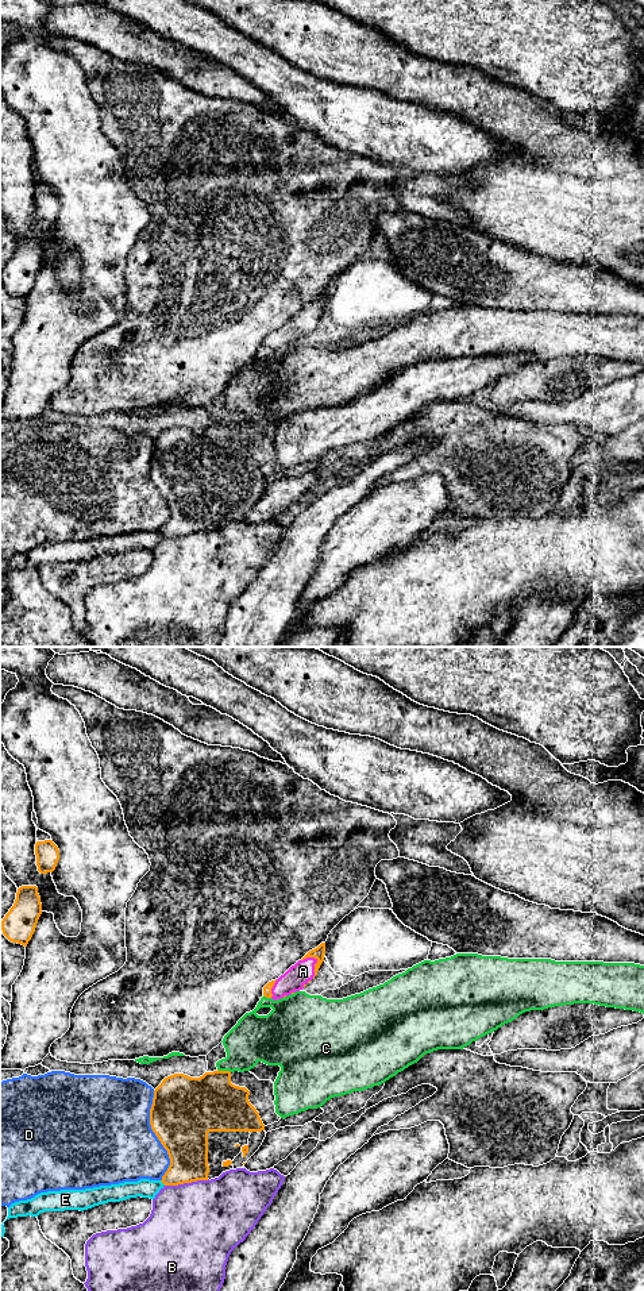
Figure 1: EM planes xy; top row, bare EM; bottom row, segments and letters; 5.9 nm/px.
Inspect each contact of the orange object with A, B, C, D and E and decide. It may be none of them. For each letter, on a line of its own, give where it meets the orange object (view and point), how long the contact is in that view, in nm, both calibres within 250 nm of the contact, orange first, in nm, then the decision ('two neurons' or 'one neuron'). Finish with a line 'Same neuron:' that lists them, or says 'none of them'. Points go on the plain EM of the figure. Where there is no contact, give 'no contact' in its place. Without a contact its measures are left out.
A: contact xy (315, 316); length 140 nm; calibres 70 and 140 nm; one neuron
B: contact xy (186, 534); length 260 nm; calibres 260 and 480 nm; two neurons
C: contact xy (224, 423); length 80 nm; calibres 340 and 260 nm; two neurons
D: contact xy (155, 486); length 550 nm; calibres 400 and 460 nm; two neurons
E: contact xy (162, 534); length 50 nm; calibres 240 and 110 nm; two neurons
Same neuron: A

